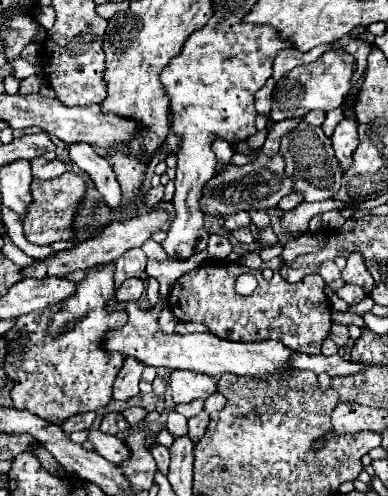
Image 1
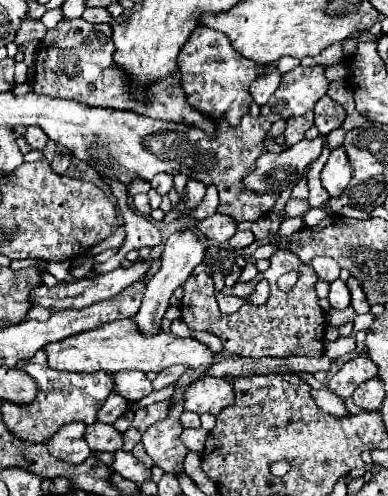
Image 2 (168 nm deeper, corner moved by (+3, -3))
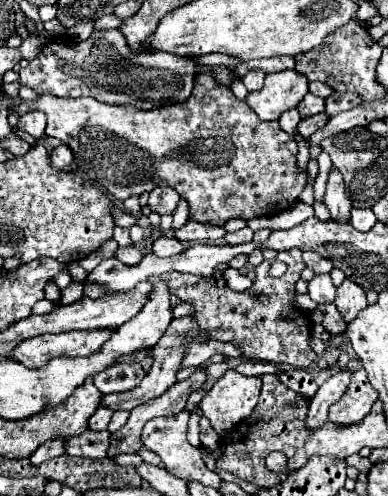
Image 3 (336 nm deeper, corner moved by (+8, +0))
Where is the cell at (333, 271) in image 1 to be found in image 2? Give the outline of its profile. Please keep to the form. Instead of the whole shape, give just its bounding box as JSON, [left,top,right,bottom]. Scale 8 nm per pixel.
[311,256,341,282]

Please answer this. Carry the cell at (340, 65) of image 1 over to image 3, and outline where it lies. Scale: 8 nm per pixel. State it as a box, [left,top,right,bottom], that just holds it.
[246,69,308,119]

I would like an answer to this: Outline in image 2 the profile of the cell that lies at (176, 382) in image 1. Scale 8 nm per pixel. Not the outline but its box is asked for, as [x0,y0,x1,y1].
[185,378,235,416]

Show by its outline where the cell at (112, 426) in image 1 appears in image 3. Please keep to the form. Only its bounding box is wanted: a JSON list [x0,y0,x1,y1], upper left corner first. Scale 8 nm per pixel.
[66,431,110,459]

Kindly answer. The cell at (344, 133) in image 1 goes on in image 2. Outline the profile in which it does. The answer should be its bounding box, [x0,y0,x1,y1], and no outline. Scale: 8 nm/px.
[321,148,351,196]

